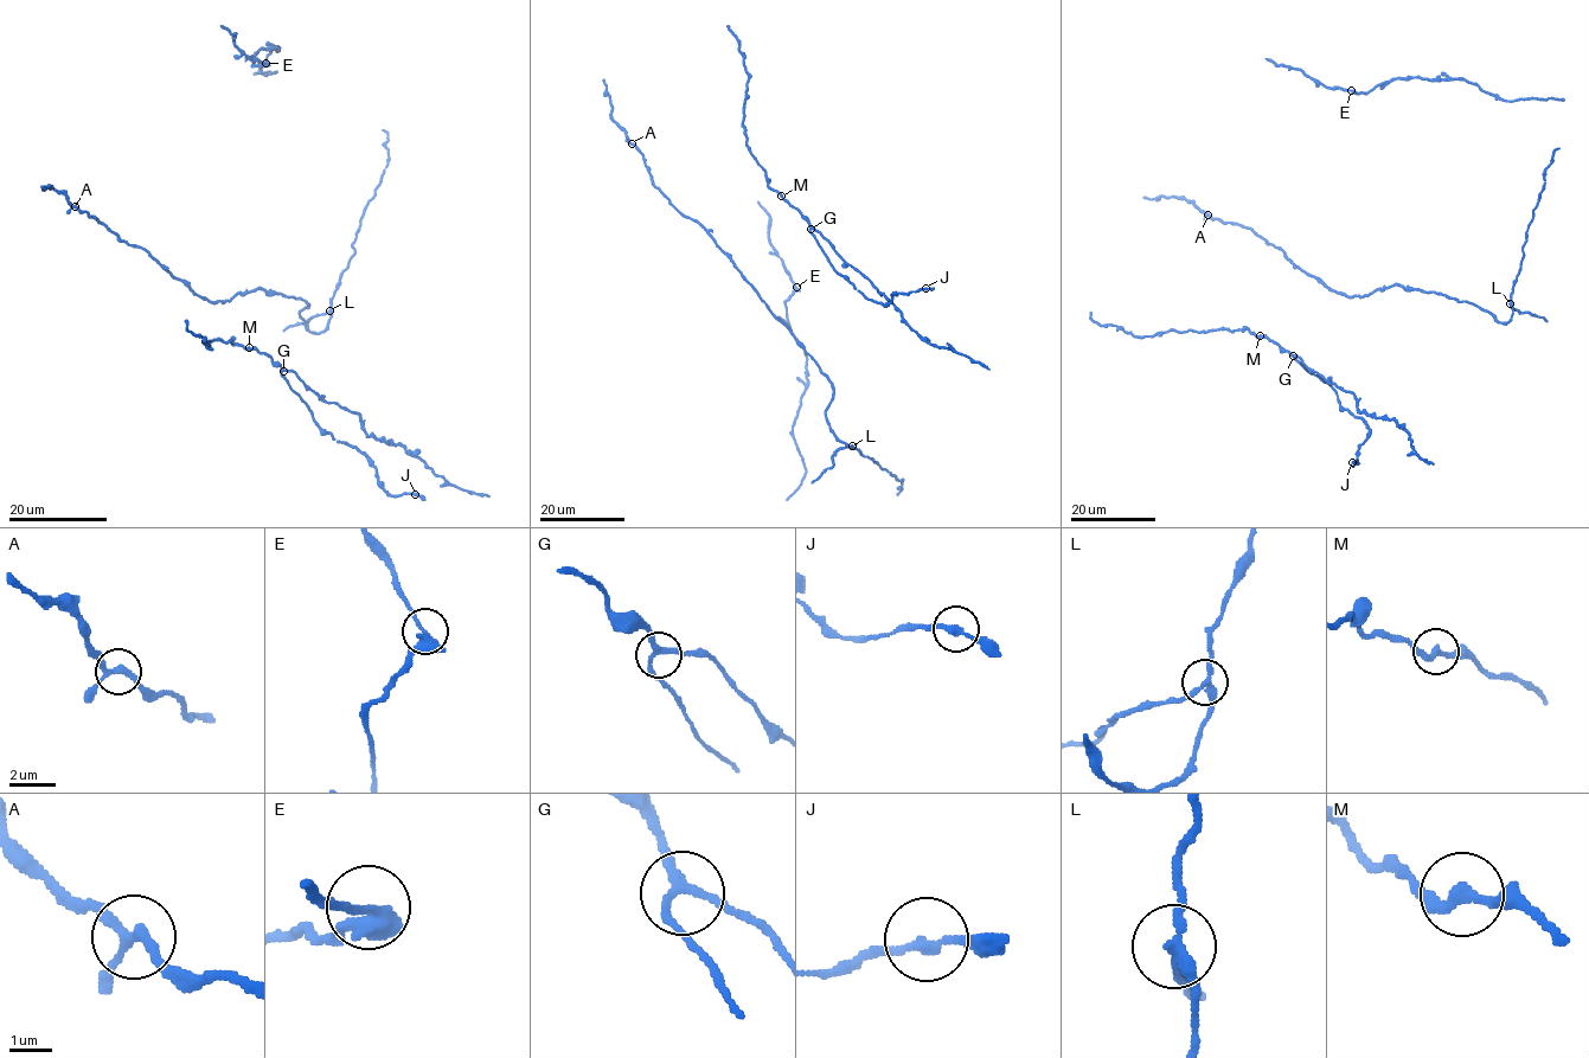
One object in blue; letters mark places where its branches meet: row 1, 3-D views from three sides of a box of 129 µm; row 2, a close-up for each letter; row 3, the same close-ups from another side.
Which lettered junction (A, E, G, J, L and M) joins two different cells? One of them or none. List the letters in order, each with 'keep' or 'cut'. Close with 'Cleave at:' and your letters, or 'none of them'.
A: keep
E: keep
G: keep
J: keep
L: cut
M: keep
Cleave at: L

